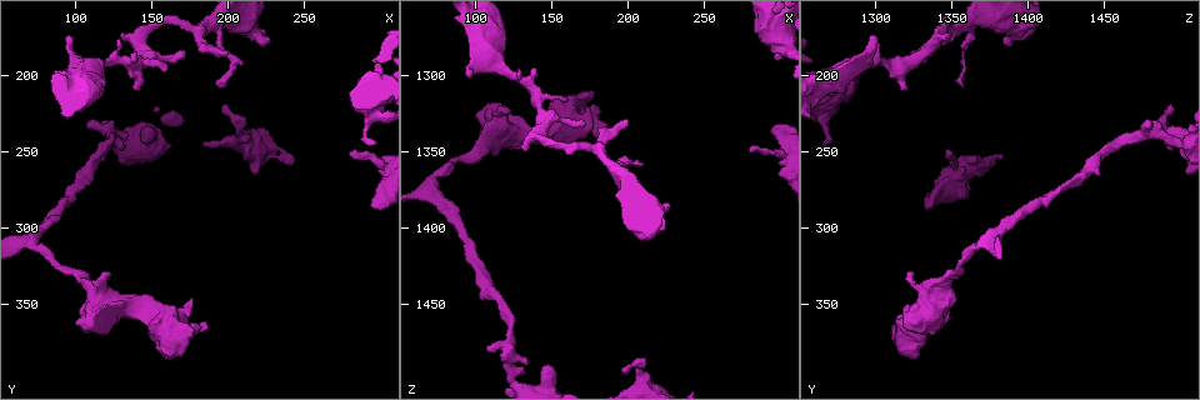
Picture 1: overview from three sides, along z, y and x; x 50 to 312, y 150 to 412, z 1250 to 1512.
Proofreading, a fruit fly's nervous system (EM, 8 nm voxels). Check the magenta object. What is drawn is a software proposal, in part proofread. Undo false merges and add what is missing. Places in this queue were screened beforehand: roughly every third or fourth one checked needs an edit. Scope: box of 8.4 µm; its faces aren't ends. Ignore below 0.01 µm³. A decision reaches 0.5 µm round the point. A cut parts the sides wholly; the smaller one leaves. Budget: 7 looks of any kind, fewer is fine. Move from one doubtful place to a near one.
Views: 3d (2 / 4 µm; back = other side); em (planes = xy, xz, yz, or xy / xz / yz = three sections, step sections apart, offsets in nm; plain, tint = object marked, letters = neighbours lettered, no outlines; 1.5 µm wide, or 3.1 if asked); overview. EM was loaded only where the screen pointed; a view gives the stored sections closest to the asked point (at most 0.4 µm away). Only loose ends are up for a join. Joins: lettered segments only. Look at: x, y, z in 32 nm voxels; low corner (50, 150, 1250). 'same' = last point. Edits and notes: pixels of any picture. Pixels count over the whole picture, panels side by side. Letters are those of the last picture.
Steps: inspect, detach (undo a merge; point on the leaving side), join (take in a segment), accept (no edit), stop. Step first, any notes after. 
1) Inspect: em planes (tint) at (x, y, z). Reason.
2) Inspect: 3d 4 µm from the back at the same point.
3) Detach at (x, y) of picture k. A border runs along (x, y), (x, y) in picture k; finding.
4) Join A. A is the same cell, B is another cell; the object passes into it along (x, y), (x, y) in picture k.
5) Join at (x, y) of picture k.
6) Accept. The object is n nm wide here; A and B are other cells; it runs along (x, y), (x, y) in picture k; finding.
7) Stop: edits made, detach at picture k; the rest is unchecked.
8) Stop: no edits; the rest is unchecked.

Inspect: em planes (letters) at (176, 346, 1334). An open end.

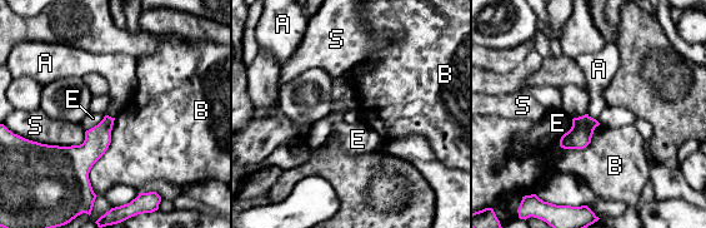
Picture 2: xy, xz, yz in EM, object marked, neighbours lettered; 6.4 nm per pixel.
Accept. A, B, E and S are other cells; a border runs along (587, 113), (596, 120) in picture 2; none of them fits.

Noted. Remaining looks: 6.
Inspect: 3d 4 µm at (214, 170, 1392). Thick turns thin.

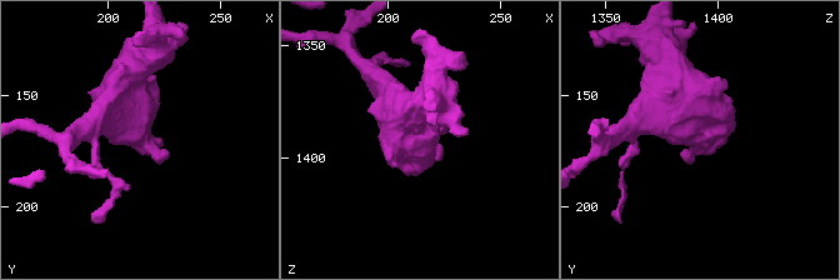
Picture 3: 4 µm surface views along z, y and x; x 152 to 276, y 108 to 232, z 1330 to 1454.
Inspect: em planes (letters) at (214, 168, 1394). Need the tissue.

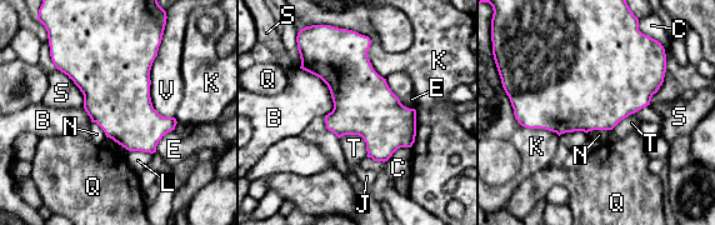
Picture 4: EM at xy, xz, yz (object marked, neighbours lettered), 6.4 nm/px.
Accept. B, C, E, J, K, L, N, Q, S, T and V are other cells; a border runs along (164, 31), (150, 101), (174, 118) in picture 4; all the same neuron.

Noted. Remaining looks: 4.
Inspect: em xy step 4 (letters) at (94, 172, 1300). Free end.

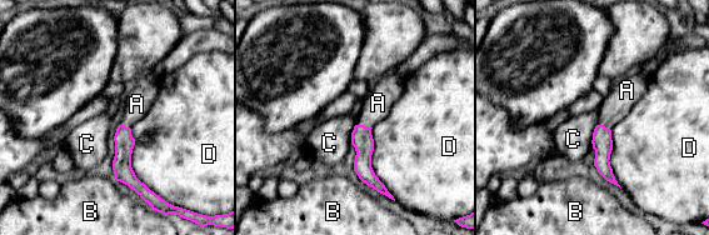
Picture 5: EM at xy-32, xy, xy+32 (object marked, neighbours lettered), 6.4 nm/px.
Inspect: em planes (letters) at the same point. Cut it another way.

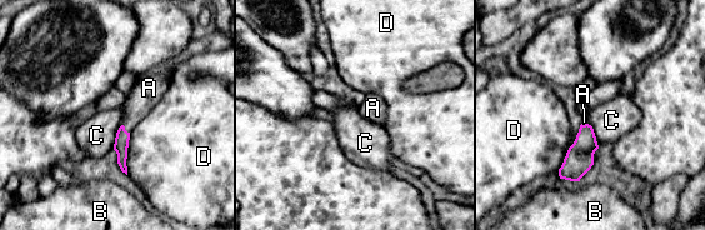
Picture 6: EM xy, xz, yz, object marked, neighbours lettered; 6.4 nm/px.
Join A. The longest contact is with D, 280 nm; A is the same cell, B, C and D are other cells; the object passes into it along (121, 141), (124, 129), (141, 99) in picture 6; it goes on there.

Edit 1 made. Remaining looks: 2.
Stop: edits made, join at picture 6; the rest is unchecked.

